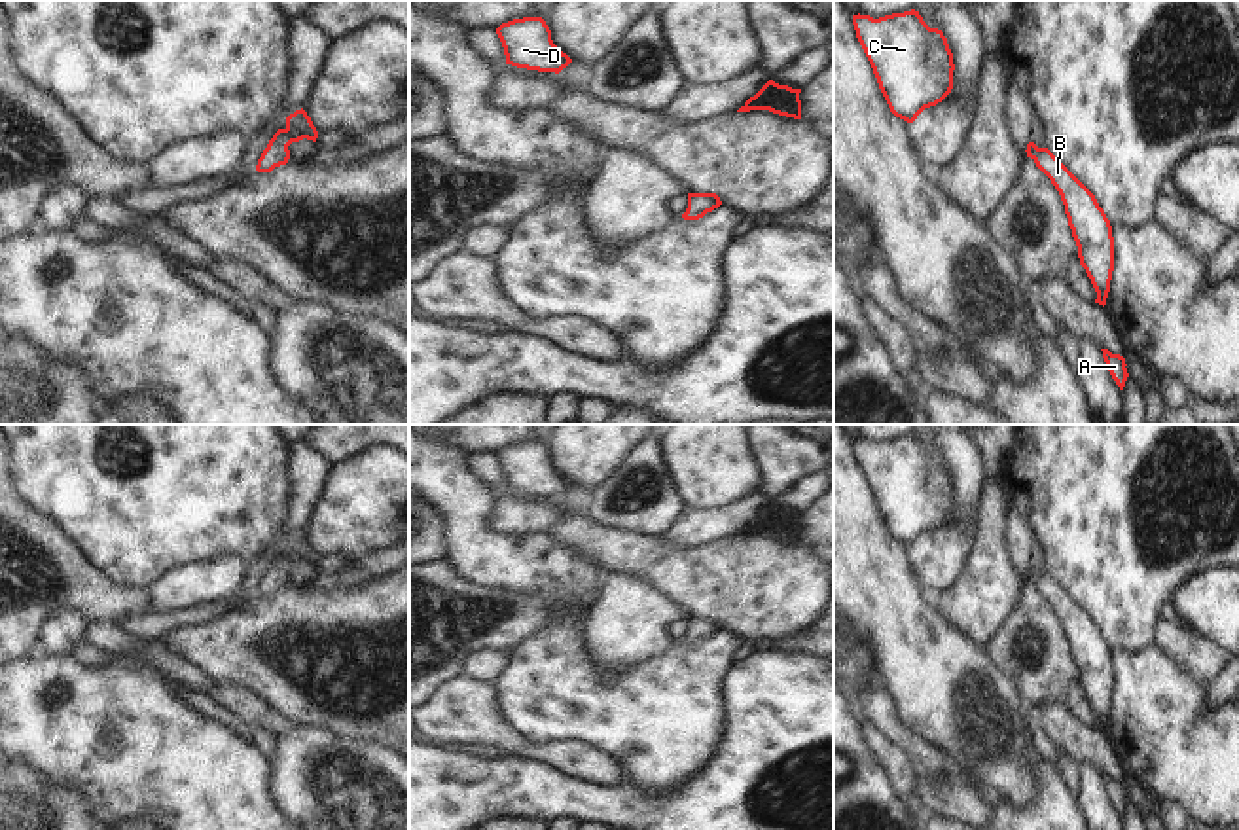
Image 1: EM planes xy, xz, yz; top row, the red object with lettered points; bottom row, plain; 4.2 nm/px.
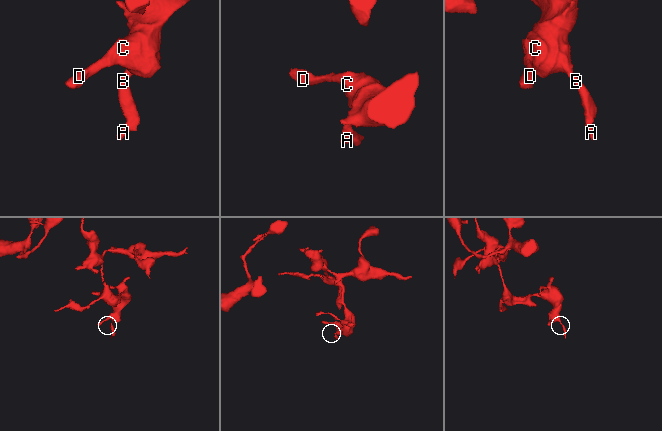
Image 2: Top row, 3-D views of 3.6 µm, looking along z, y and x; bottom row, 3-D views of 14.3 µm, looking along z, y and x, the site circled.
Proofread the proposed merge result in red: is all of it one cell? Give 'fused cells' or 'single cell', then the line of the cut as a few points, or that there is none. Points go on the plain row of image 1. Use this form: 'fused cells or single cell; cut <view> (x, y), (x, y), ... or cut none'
single cell; cut none

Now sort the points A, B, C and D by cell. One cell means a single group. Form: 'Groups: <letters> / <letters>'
Groups: A B C D.

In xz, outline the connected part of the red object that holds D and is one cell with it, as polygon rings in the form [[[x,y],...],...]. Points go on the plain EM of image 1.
[[[523,442],[496,453],[506,489],[559,498],[572,483],[551,464],[551,455],[542,442]]]

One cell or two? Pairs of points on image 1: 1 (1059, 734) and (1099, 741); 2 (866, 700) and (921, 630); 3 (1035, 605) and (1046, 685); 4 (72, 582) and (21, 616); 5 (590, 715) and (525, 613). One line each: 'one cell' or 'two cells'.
1: one cell
2: two cells
3: one cell
4: one cell
5: two cells

